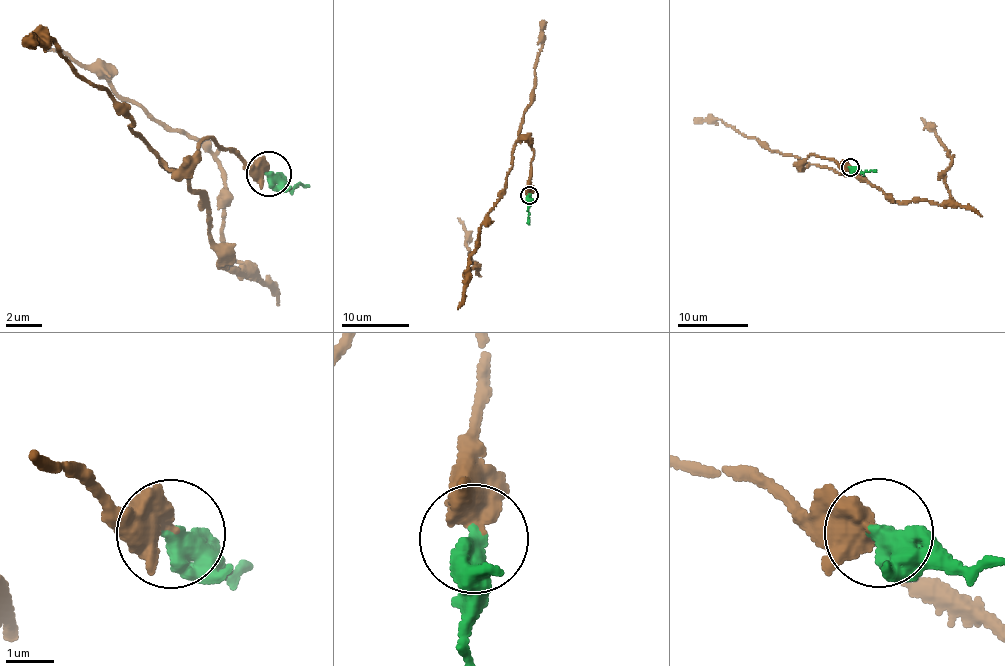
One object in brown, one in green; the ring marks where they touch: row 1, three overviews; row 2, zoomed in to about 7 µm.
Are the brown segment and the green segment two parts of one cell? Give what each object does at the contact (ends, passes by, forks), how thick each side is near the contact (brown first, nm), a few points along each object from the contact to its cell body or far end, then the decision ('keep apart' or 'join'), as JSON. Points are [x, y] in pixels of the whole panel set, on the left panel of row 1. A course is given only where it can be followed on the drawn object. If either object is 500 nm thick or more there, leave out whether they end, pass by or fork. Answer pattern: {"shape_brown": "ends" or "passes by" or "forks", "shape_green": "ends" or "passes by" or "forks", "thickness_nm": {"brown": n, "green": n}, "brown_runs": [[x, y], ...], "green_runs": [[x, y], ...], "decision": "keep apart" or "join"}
{"thickness_nm": {"brown": 600, "green": 550}, "brown_runs": [[268, 173], [206, 139], [165, 162], [210, 196], [218, 265], [246, 272], [224, 250], [216, 155], [42, 45]], "green_runs": [[268, 173], [289, 187], [308, 188]], "decision": "join"}

